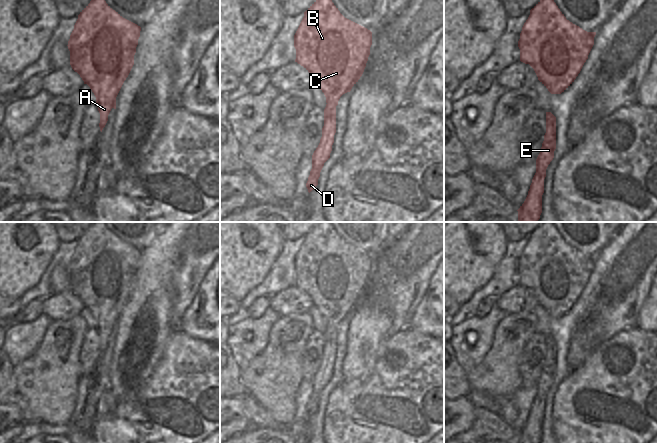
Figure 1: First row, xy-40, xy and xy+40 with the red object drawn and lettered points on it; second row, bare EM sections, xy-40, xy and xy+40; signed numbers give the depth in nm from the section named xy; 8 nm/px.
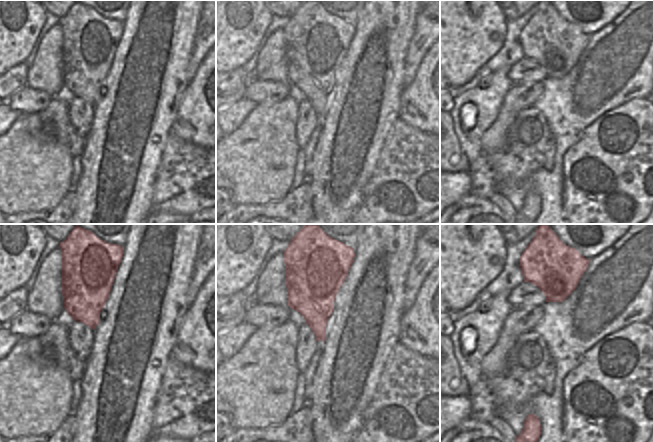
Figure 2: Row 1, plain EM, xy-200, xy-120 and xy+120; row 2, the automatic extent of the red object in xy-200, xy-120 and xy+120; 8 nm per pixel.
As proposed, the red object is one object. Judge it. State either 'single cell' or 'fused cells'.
single cell

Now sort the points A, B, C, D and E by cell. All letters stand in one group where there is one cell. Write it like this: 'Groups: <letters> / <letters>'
Groups: A B C D E

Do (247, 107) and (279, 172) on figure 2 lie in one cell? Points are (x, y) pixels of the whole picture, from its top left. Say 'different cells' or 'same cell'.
different cells

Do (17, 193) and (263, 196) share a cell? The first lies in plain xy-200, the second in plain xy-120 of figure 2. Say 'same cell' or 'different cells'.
same cell

